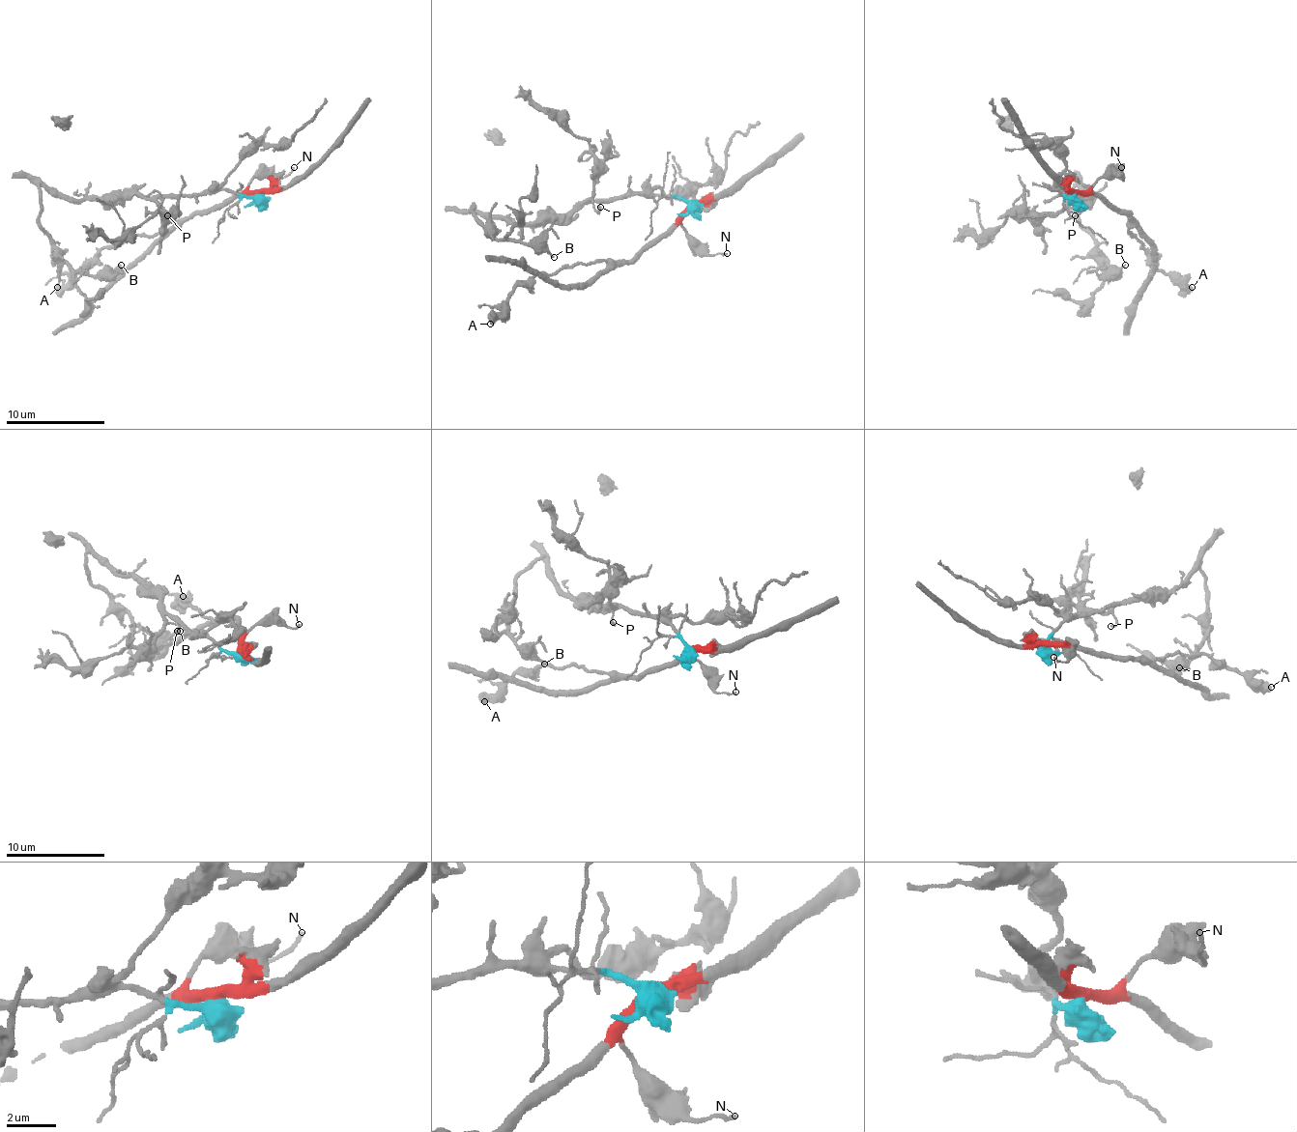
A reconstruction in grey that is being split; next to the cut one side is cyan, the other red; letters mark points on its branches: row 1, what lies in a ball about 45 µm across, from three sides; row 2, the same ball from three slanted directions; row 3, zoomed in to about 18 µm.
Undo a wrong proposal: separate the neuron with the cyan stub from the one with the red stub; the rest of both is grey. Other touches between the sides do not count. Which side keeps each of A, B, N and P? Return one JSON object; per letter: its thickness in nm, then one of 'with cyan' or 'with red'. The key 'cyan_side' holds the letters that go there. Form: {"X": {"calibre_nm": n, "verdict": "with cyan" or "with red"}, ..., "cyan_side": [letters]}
{"A": {"calibre_nm": 550, "verdict": "with red"}, "B": {"calibre_nm": 180, "verdict": "with cyan"}, "N": {"calibre_nm": 130, "verdict": "with red"}, "P": {"calibre_nm": 200, "verdict": "with cyan"}, "cyan_side": ["B", "P"]}

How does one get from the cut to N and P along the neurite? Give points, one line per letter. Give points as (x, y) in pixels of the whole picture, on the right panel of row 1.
N: (1074, 194), (1088, 189), (1101, 179), (1123, 179), (1120, 167)
P: (1074, 194), (1066, 196), (1061, 189), (1076, 212), (1074, 216)

